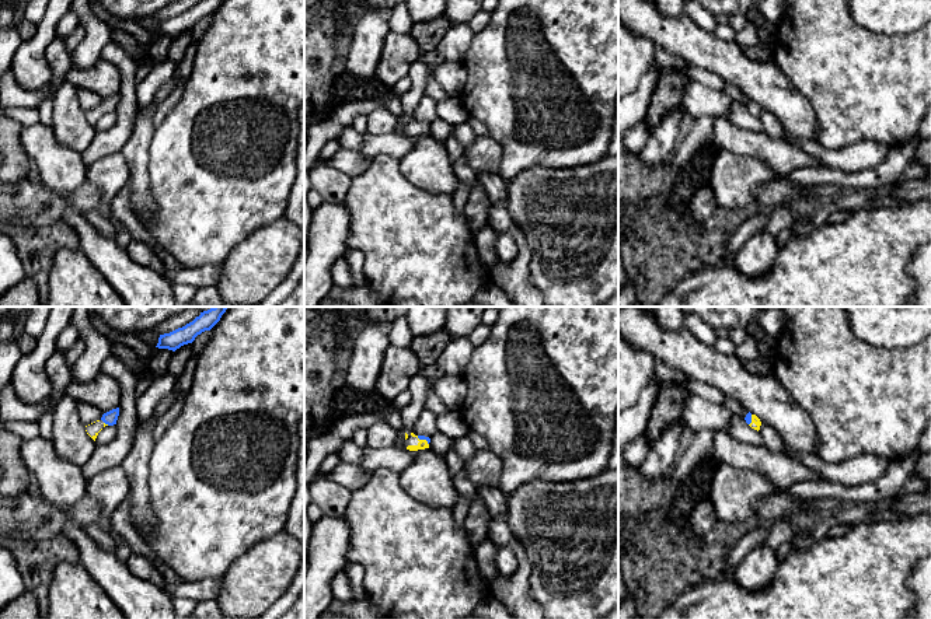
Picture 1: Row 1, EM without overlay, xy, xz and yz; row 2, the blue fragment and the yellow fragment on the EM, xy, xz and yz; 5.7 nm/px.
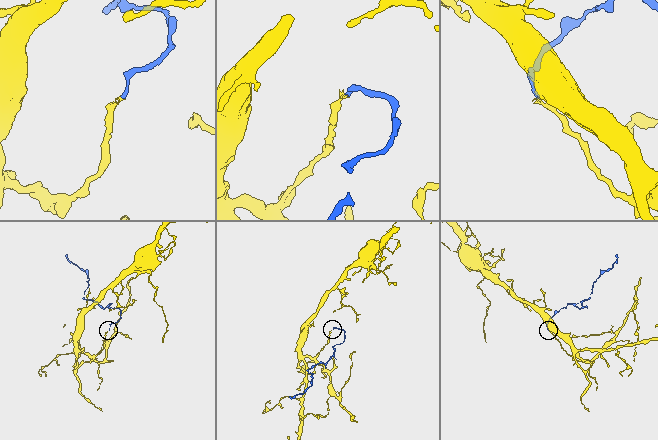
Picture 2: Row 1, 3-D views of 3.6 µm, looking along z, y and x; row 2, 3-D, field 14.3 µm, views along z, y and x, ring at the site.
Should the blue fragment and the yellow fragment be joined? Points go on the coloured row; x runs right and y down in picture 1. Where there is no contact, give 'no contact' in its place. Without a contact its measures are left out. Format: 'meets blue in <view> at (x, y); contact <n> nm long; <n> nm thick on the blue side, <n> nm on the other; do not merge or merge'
meets blue in xz at (424, 439); contact 90 nm long; 30 nm thick on the blue side, 60 nm on the other; merge

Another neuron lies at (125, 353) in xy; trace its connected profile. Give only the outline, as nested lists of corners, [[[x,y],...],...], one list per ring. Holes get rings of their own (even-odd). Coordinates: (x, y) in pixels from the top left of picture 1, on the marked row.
[[[114,342],[111,345],[111,354],[121,359],[132,373],[136,373],[137,370],[140,370],[139,357],[135,353],[135,350],[130,349],[129,346],[121,342]]]

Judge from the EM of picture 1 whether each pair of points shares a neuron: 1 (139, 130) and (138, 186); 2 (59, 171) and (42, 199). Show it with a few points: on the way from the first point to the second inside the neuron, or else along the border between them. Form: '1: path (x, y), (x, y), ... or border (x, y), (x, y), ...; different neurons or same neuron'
1: path (138, 144), (138, 172); same neuron
2: border (39, 182), (63, 195), (72, 193), (82, 184); different neurons

